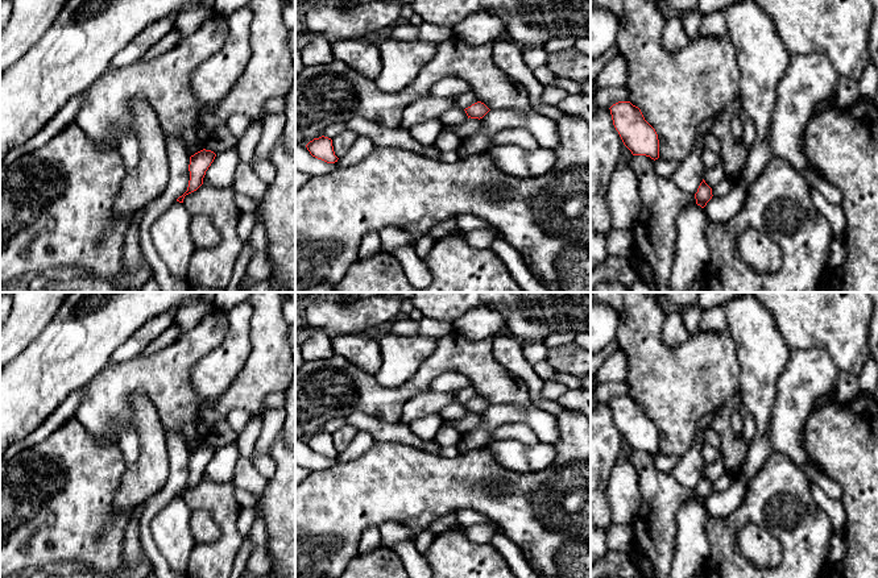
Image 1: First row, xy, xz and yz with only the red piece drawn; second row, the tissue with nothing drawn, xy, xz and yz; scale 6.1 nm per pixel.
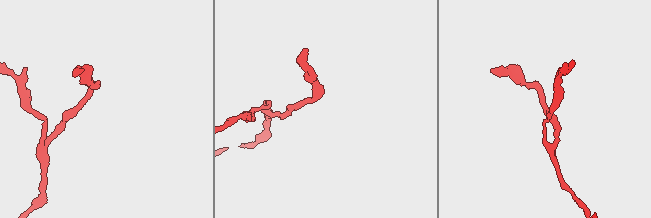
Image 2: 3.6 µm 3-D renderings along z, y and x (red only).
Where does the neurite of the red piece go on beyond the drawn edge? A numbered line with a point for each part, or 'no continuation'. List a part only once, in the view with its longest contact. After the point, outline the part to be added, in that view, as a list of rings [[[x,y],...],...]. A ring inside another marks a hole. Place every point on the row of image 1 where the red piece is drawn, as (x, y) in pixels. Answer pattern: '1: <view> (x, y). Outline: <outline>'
no continuation

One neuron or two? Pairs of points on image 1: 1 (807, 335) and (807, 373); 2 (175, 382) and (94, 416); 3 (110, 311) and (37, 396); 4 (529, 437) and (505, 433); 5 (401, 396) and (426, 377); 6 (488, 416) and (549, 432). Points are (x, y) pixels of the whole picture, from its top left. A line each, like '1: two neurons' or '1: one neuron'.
1: two neurons
2: one neuron
3: one neuron
4: one neuron
5: one neuron
6: one neuron

